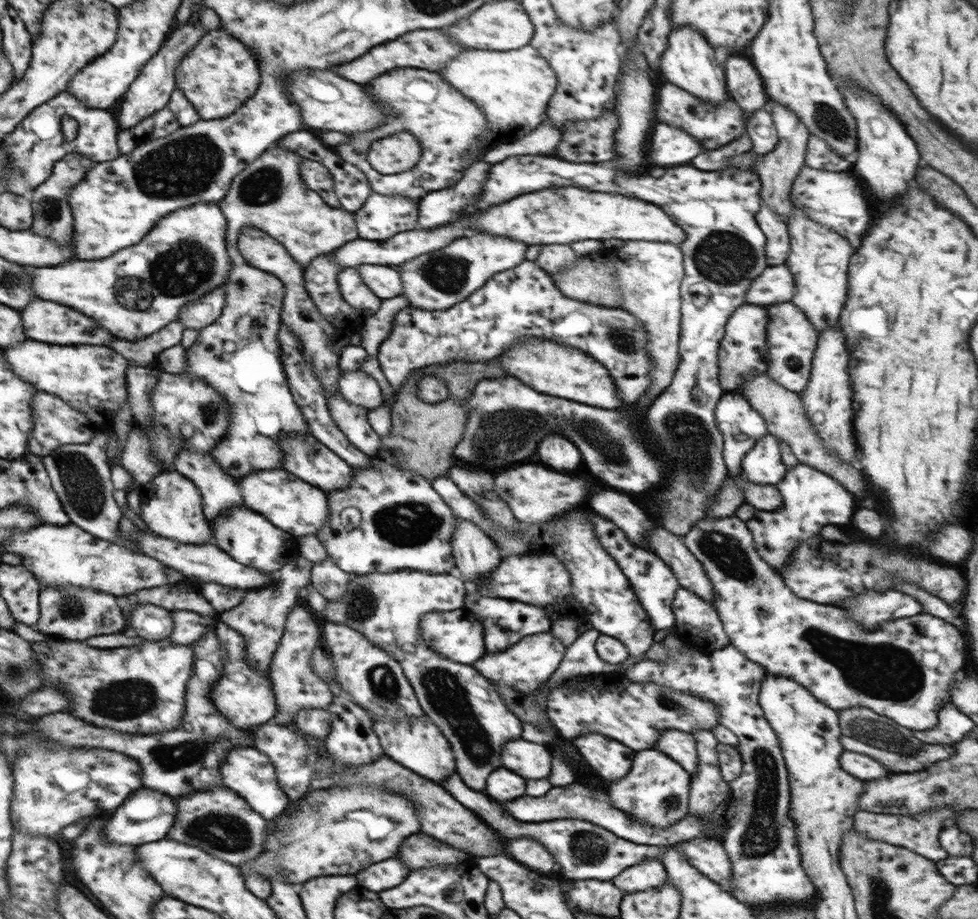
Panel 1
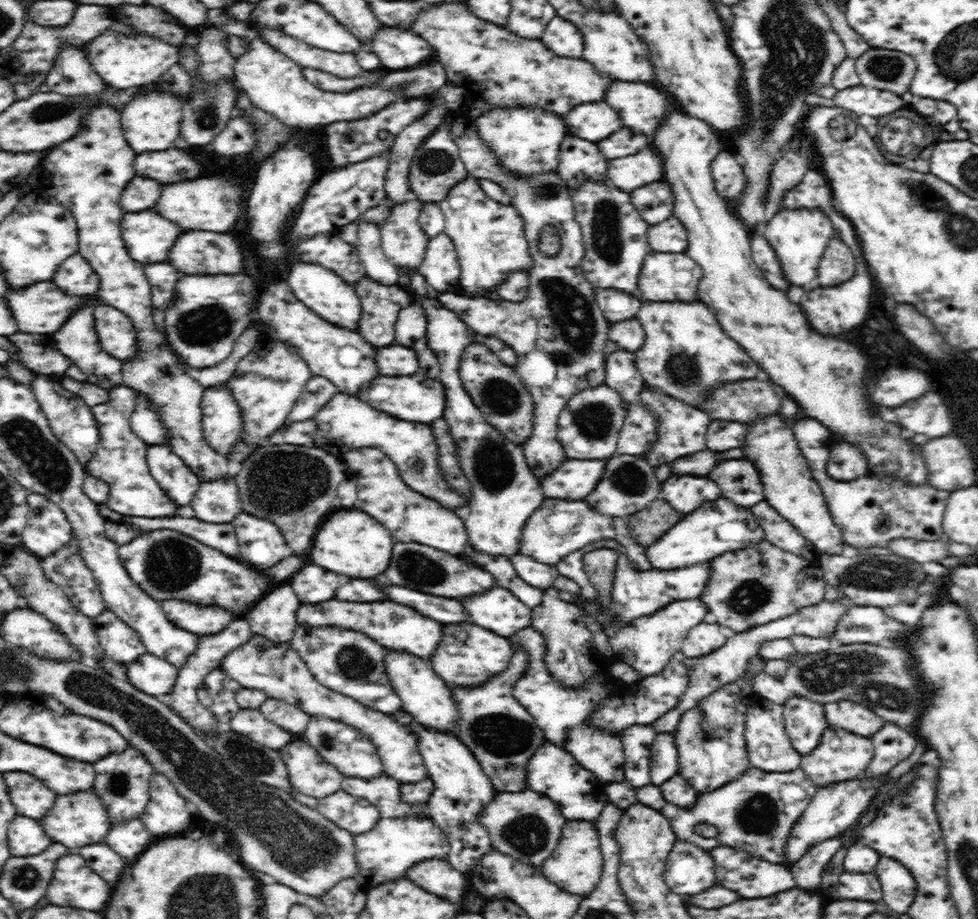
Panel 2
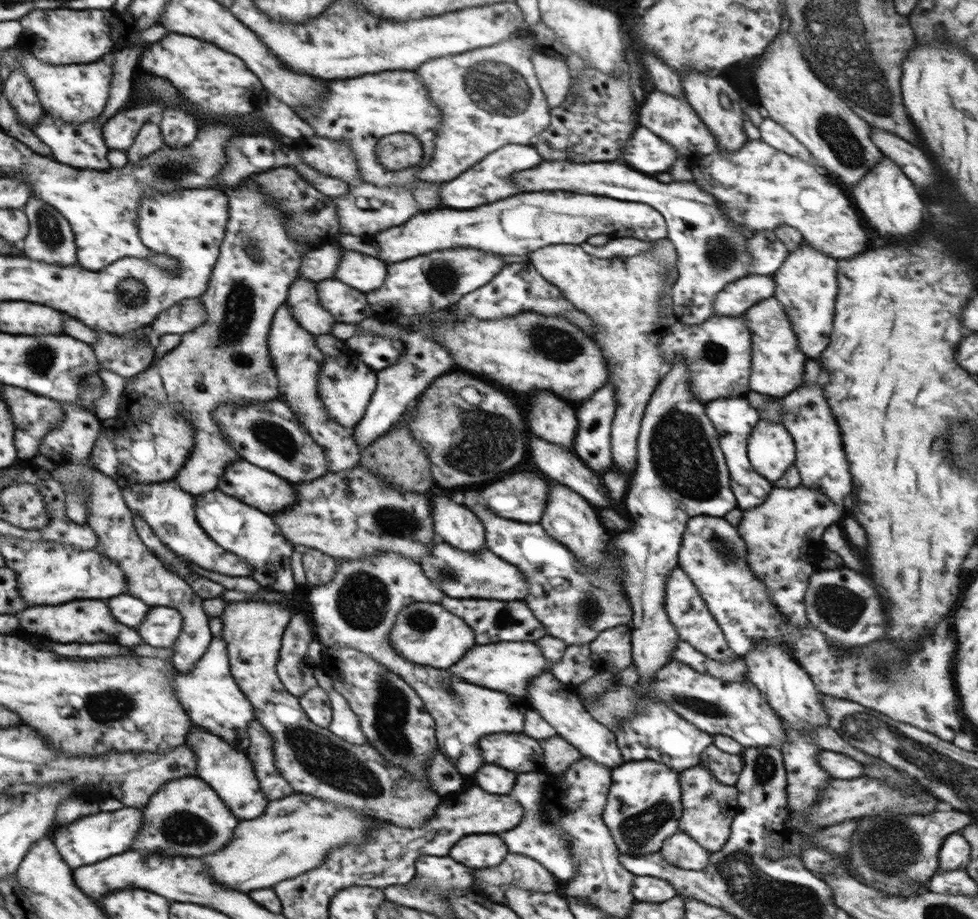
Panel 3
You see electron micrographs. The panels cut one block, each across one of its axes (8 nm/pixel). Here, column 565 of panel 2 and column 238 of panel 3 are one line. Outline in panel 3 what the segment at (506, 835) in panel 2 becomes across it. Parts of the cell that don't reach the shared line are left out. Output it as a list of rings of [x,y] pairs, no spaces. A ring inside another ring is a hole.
[[[186,776],[172,780],[148,800],[143,808],[144,824],[140,840],[130,850],[144,854],[207,857],[223,851],[233,839],[240,817],[227,807],[223,797],[201,777]]]

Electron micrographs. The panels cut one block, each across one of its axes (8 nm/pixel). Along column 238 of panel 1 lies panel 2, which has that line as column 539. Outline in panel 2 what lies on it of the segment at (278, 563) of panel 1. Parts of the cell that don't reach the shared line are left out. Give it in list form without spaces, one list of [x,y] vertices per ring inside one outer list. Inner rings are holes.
[[[545,499],[523,528],[519,552],[531,556],[542,564],[556,566],[564,556],[600,539],[610,539],[620,543],[625,548],[632,567],[642,571],[652,569],[648,548],[632,539],[626,518],[610,517],[607,513],[592,510],[586,506],[586,502]]]

